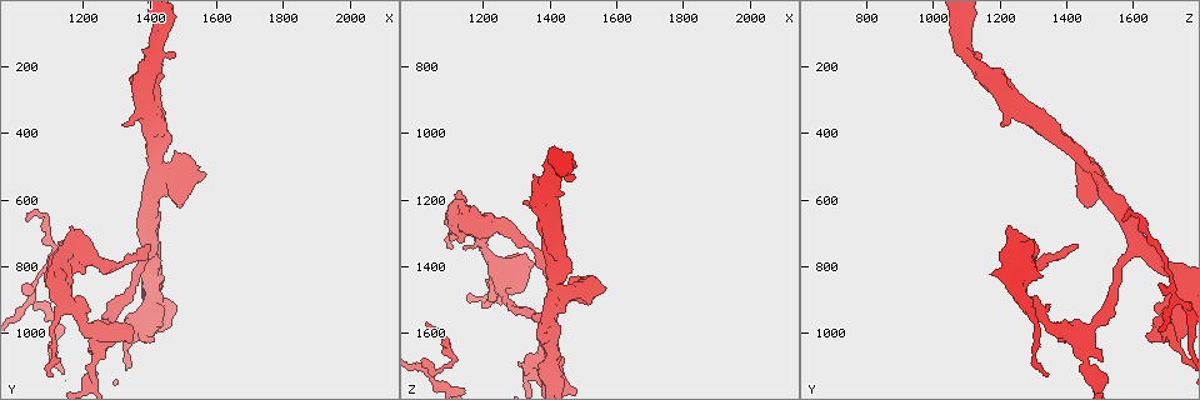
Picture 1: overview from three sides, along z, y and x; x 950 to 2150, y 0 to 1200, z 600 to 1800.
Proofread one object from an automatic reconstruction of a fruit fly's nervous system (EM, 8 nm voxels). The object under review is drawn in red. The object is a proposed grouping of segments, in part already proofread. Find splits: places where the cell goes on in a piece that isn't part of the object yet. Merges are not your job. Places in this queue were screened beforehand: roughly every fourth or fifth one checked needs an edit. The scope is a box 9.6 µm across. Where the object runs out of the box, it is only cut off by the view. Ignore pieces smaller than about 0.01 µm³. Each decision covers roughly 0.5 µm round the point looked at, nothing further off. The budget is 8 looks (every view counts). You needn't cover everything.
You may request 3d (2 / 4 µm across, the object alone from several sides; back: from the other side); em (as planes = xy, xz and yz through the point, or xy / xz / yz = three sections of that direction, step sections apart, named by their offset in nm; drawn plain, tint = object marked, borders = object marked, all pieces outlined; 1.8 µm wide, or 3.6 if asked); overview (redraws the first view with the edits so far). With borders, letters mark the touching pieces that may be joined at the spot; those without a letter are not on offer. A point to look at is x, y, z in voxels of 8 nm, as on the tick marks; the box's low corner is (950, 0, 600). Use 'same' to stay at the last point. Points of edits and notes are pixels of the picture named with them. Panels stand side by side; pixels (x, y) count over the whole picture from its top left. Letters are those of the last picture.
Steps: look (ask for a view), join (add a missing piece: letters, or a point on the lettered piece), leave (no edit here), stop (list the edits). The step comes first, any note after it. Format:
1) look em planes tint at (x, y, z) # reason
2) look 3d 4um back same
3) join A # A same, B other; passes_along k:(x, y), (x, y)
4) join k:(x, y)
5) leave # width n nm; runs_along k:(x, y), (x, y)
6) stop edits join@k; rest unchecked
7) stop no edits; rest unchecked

look 3d 4um at (1030, 670, 1560) # tapers out

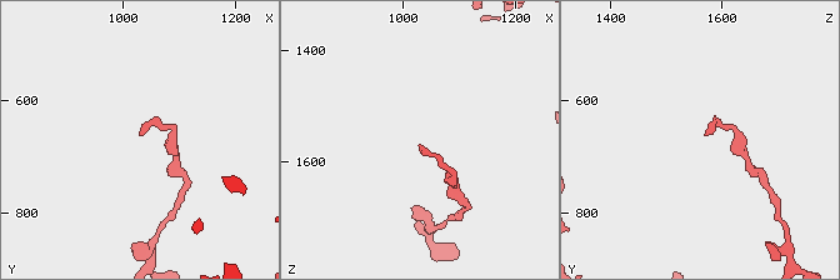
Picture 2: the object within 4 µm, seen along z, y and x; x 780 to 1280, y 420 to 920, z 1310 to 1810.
look em planes borders at (1035, 660, 1570) # now the EM

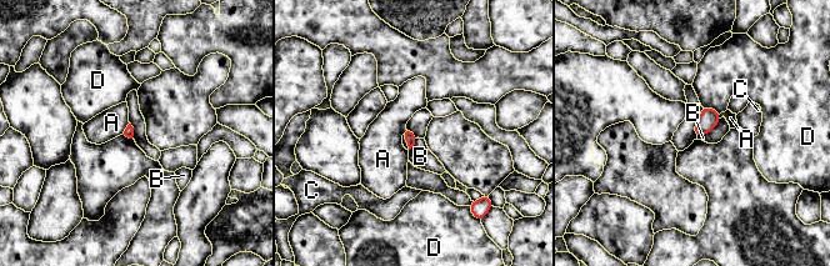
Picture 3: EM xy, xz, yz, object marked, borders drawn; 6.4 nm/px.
leave # A other, B other, C other, D other; border 3:(720, 119), (711, 129), (696, 137); no lettered piece goes on from it

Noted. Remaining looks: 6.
look 3d 4um at (1130, 830, 1170) # branch stops here

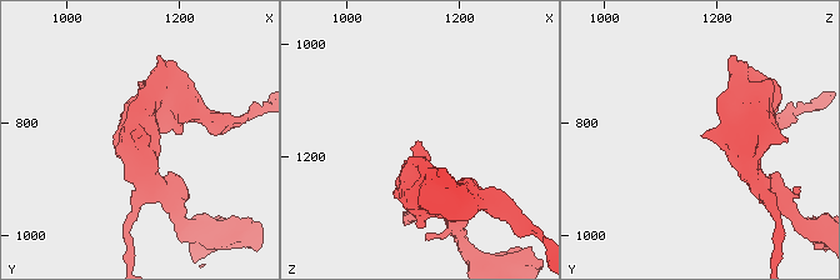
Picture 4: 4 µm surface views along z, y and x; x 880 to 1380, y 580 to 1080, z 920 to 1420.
look em xy step 4 plain at (1130, 825, 1175) # now the EM

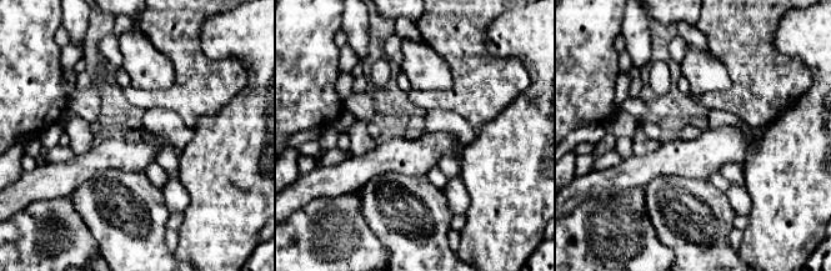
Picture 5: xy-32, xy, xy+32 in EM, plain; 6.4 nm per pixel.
look em xy step 4 borders same # see the neighbours

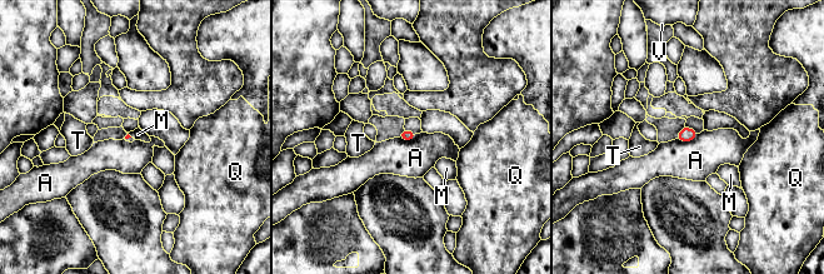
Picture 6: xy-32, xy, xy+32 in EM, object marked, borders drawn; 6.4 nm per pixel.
leave # A other, M other, Q other, T other, V other; border 6:(698, 134), (690, 140), (677, 139); none of them fits

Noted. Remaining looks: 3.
look em yz step 16 tint at (1230, 1080, 1510) # branch stops here

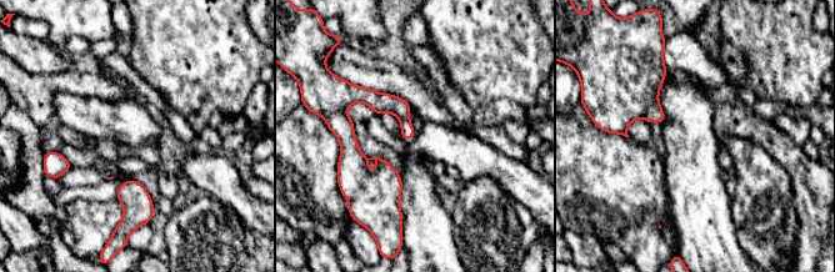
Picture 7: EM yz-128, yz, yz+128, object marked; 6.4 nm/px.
look em planes borders same

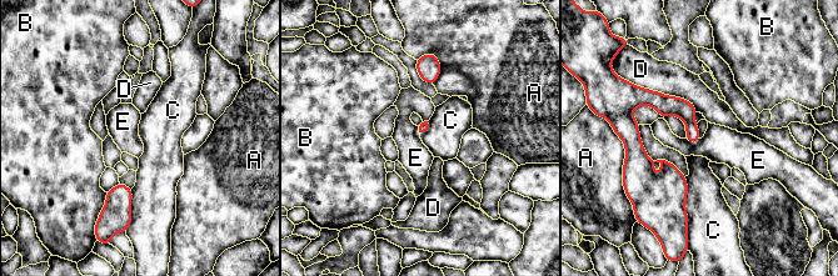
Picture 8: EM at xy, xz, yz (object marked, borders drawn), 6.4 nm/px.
leave # A other, B other, C other, D other, E other; border 8:(684, 176), (688, 224); no lettered piece goes on from it

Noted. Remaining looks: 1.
stop no edits; rest unchecked

